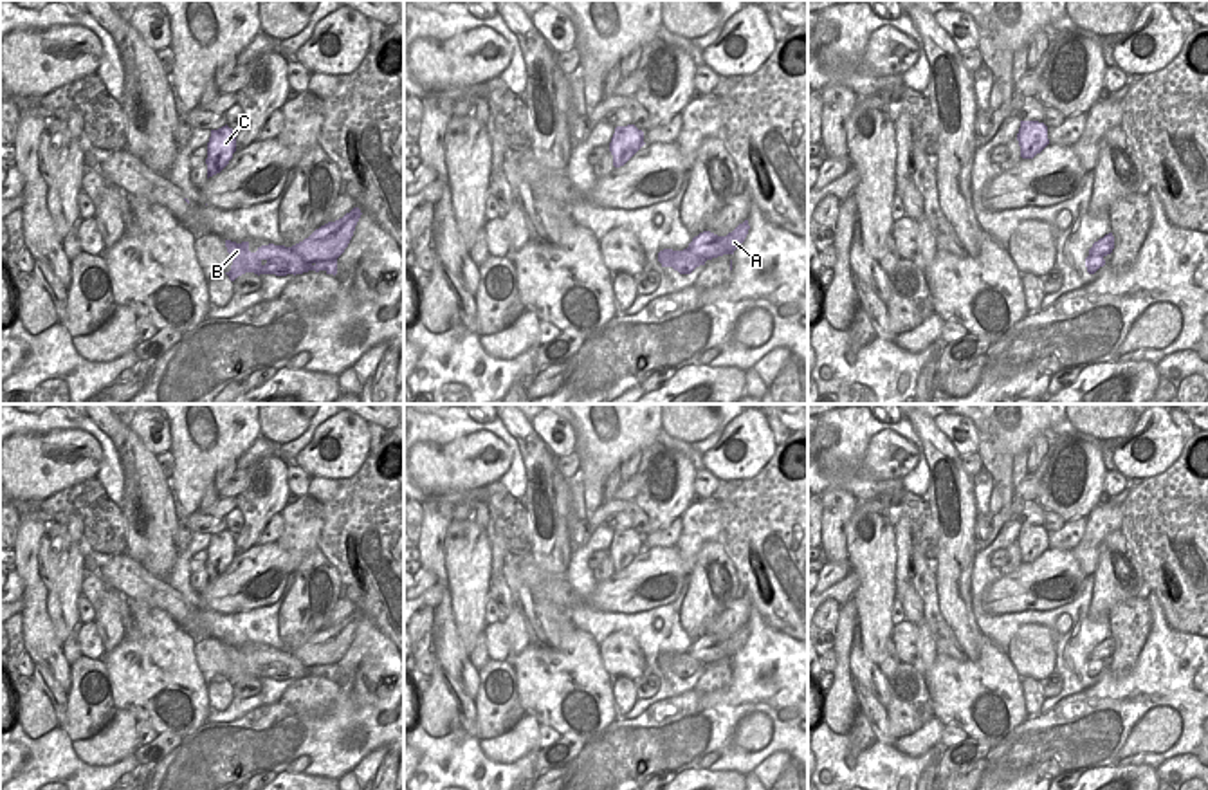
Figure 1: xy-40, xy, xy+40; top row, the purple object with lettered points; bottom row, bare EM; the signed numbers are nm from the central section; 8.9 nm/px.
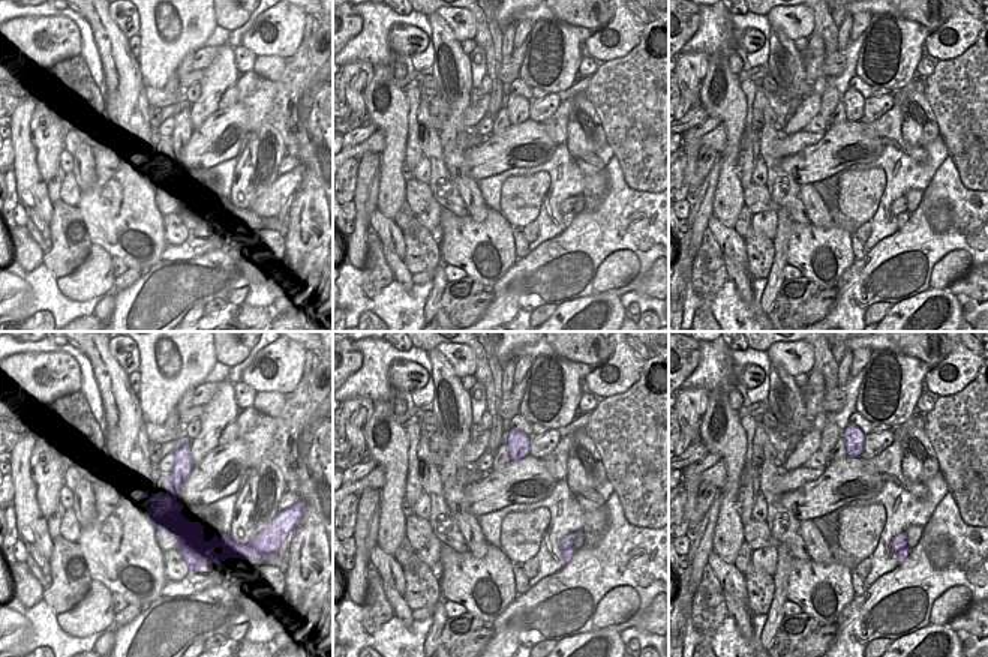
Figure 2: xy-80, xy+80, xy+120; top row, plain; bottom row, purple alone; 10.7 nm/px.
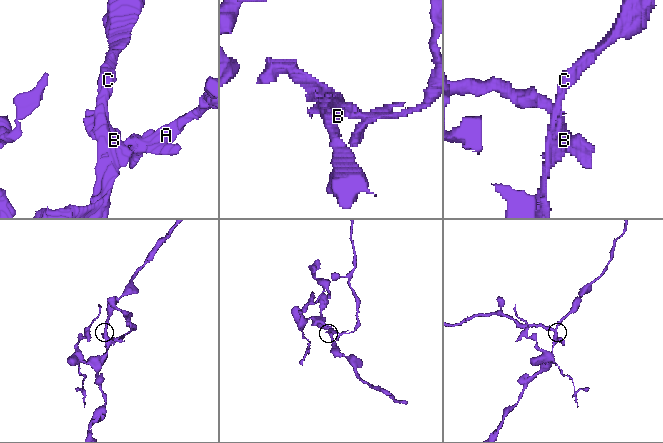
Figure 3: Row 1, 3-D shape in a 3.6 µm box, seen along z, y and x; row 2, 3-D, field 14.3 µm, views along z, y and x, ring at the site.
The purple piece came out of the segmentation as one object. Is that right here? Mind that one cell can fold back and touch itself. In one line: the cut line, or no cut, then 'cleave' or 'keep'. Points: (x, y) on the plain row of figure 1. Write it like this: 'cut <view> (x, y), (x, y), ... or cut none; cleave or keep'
cut xy-40 (292, 652), (285, 666), (273, 677); cleave

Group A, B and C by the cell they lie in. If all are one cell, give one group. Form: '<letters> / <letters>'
A / B C

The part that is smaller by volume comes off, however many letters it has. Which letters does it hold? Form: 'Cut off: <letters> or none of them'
Cut off: A

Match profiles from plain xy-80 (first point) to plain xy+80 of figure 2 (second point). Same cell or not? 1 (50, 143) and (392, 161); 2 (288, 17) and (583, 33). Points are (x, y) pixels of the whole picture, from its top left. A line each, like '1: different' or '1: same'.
1: same
2: different

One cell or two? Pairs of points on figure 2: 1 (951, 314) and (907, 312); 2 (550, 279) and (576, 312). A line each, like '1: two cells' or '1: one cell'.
1: one cell
2: two cells

